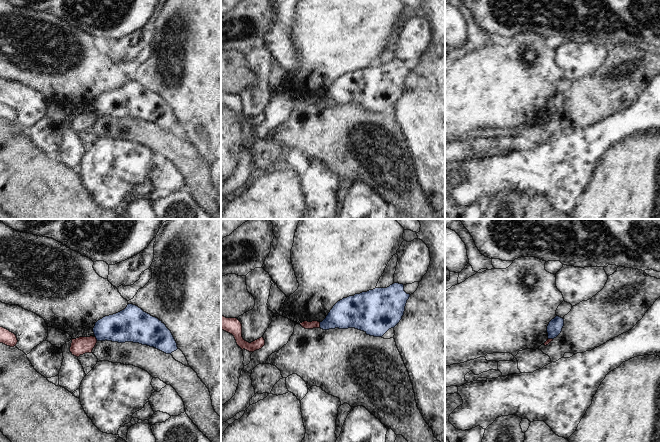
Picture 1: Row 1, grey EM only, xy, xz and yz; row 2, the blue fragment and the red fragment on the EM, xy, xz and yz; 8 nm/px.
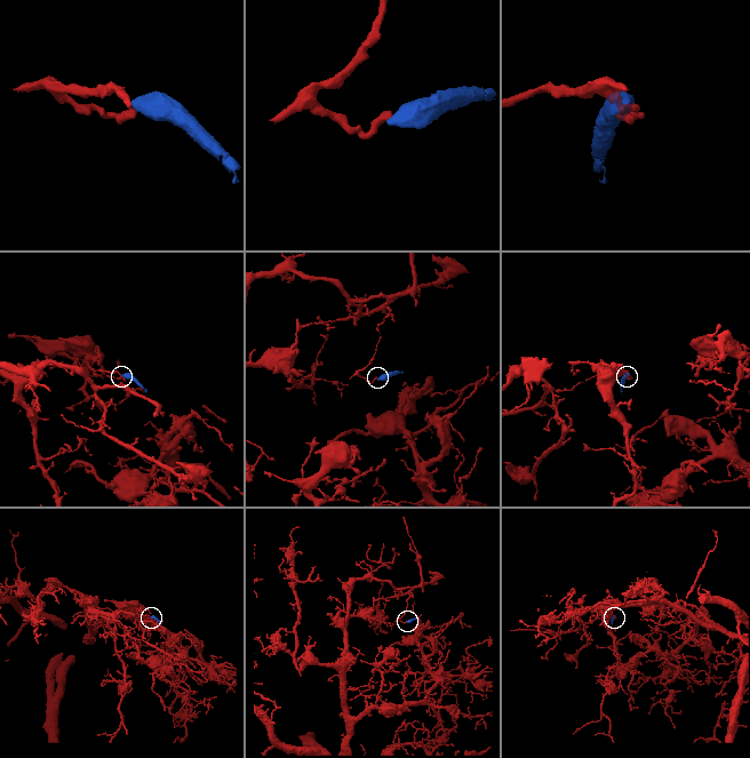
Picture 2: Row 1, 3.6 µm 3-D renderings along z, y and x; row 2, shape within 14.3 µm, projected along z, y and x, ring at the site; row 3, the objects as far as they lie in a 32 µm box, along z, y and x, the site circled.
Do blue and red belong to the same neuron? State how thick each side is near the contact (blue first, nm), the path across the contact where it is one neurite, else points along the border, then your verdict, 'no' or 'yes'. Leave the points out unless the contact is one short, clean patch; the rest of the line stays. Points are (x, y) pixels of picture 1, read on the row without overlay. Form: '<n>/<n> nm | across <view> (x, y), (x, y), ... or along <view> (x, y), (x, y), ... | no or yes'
240/60 nm | along xz (319, 98), (320, 103) | no

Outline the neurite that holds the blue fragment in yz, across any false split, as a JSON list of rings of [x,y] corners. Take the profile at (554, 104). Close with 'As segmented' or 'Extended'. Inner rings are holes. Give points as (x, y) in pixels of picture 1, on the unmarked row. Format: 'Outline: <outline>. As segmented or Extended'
Outline: [[[556,92],[547,102],[548,115],[556,114],[562,107],[564,102],[564,95]]]. As segmented

